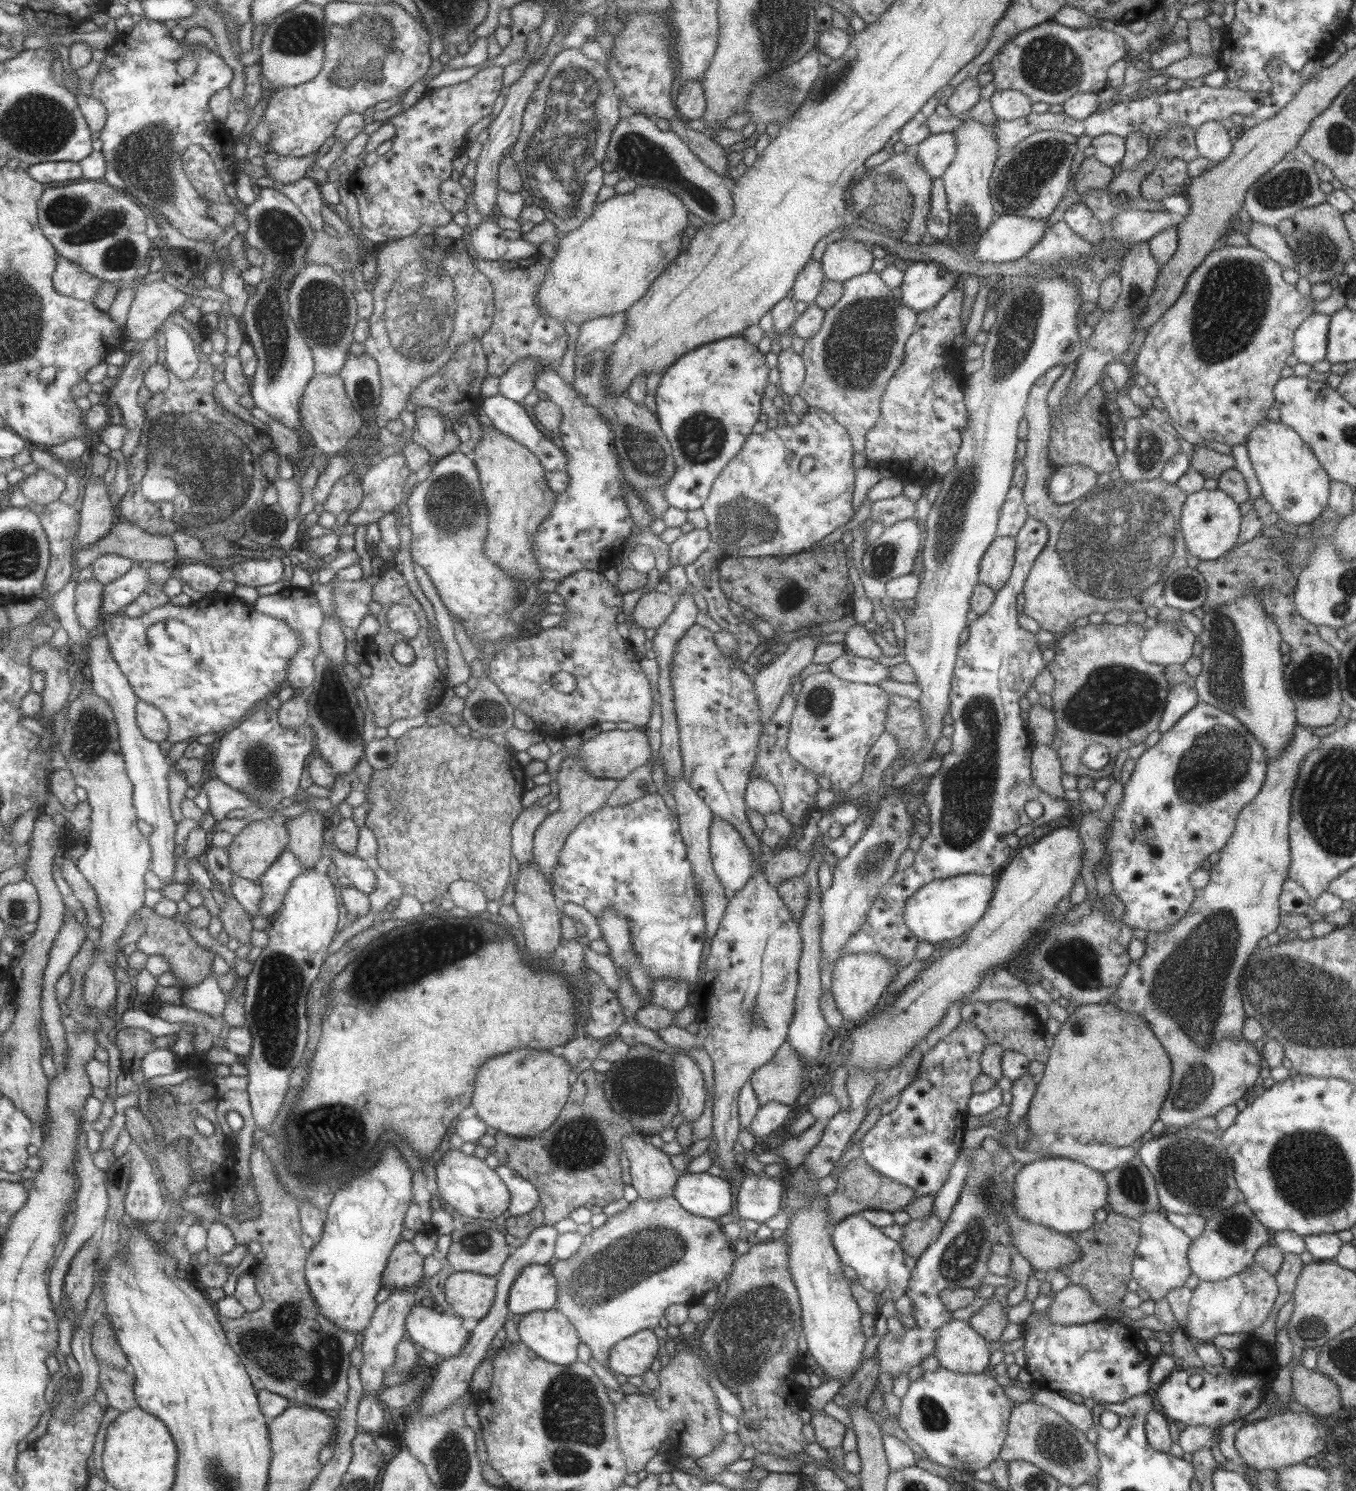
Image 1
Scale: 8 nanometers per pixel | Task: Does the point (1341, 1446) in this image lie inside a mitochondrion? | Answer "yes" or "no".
no

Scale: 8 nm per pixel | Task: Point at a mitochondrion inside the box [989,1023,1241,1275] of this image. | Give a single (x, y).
(1192, 1169)

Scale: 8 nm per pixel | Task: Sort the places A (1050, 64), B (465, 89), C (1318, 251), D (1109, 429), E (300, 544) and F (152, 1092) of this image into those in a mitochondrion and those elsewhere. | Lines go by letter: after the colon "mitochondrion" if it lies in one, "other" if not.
A: mitochondrion
B: other
C: mitochondrion
D: other
E: other
F: other

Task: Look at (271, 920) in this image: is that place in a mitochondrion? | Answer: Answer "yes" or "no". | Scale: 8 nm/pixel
no

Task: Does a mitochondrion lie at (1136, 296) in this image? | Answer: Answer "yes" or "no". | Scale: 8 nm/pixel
yes

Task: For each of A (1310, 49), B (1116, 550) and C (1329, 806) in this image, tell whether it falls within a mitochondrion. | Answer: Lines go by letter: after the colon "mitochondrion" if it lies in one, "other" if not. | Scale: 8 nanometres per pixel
A: other
B: mitochondrion
C: mitochondrion

